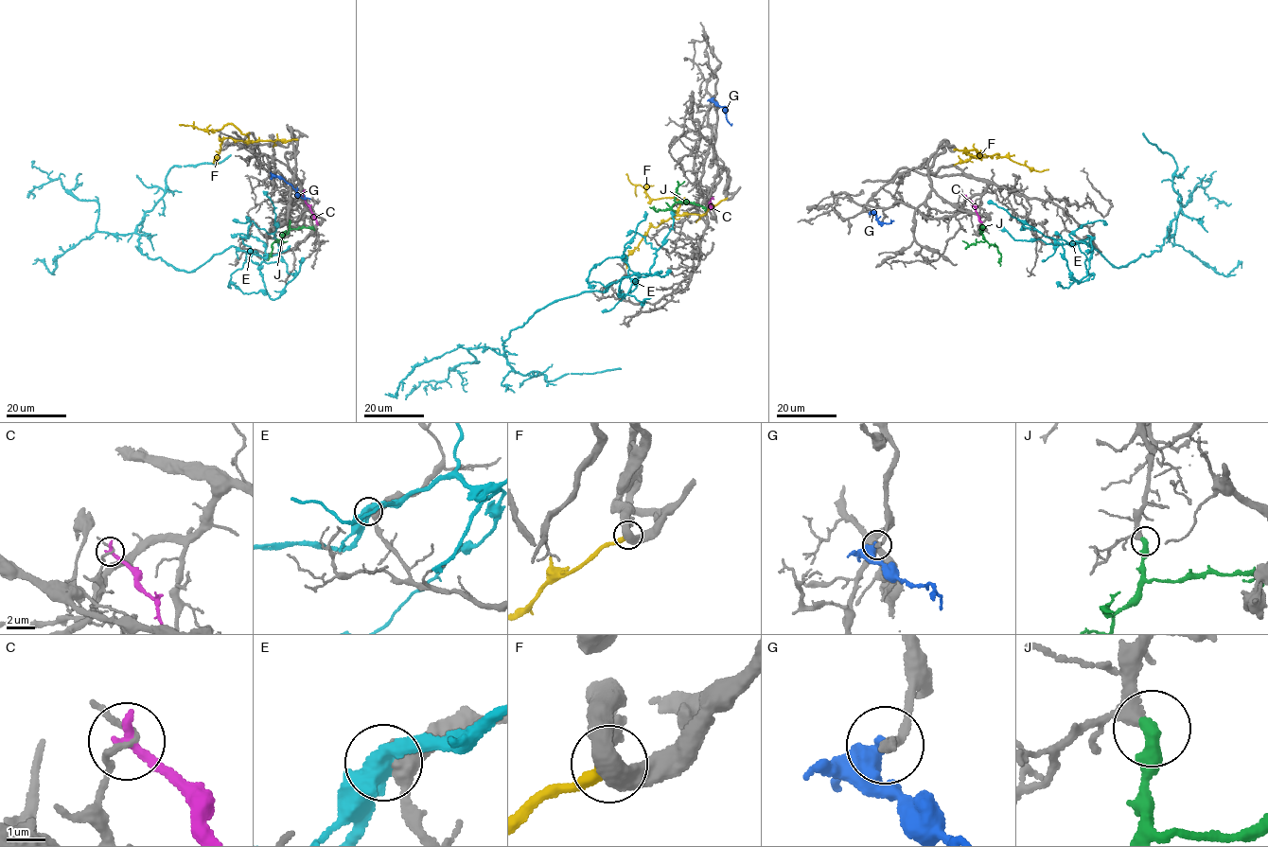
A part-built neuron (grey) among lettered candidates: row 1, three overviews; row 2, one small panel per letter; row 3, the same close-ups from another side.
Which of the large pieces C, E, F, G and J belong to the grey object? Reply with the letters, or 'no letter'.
J

